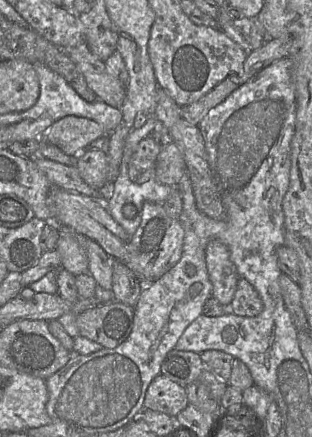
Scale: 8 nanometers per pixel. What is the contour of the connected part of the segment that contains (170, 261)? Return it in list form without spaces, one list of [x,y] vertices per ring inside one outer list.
[[[146,201],[142,219],[128,244],[129,260],[125,263],[144,283],[149,284],[168,272],[180,259],[184,242],[184,229],[180,220],[171,219],[163,203]]]

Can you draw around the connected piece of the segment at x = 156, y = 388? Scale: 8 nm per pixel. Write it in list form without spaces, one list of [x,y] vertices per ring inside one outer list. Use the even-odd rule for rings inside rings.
[[[161,373],[149,384],[144,409],[167,414],[175,418],[189,405],[186,388]]]

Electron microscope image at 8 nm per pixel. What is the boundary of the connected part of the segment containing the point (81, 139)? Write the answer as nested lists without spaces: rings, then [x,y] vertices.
[[[66,116],[53,122],[44,139],[64,153],[77,157],[104,136],[97,122],[78,116]]]

